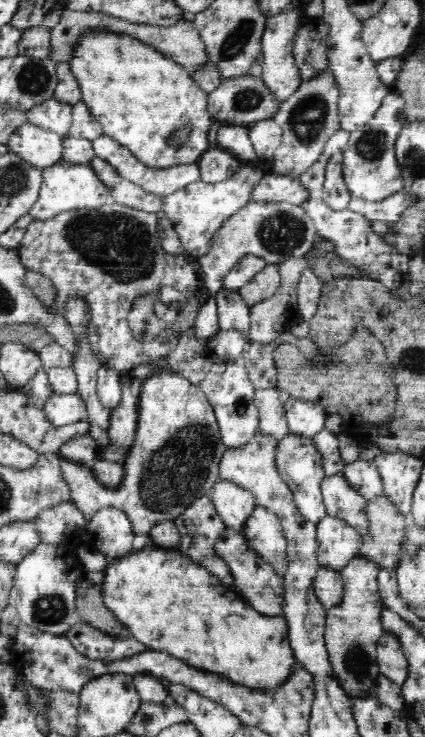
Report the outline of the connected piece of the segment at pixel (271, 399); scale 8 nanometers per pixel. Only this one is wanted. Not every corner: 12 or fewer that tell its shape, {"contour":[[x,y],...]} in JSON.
{"contour":[[276,387],[254,389],[259,432],[278,444],[292,435]]}

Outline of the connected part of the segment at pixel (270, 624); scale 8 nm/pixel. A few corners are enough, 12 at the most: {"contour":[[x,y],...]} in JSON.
{"contour":[[178,550],[110,560],[106,606],[144,646],[275,693],[297,658]]}

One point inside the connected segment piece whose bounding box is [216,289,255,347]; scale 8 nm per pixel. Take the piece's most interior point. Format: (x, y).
(234, 314)

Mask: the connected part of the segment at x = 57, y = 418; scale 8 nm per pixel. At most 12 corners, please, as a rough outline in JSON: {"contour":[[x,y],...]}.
{"contour":[[79,393],[52,394],[44,411],[50,423],[84,420],[88,405]]}

